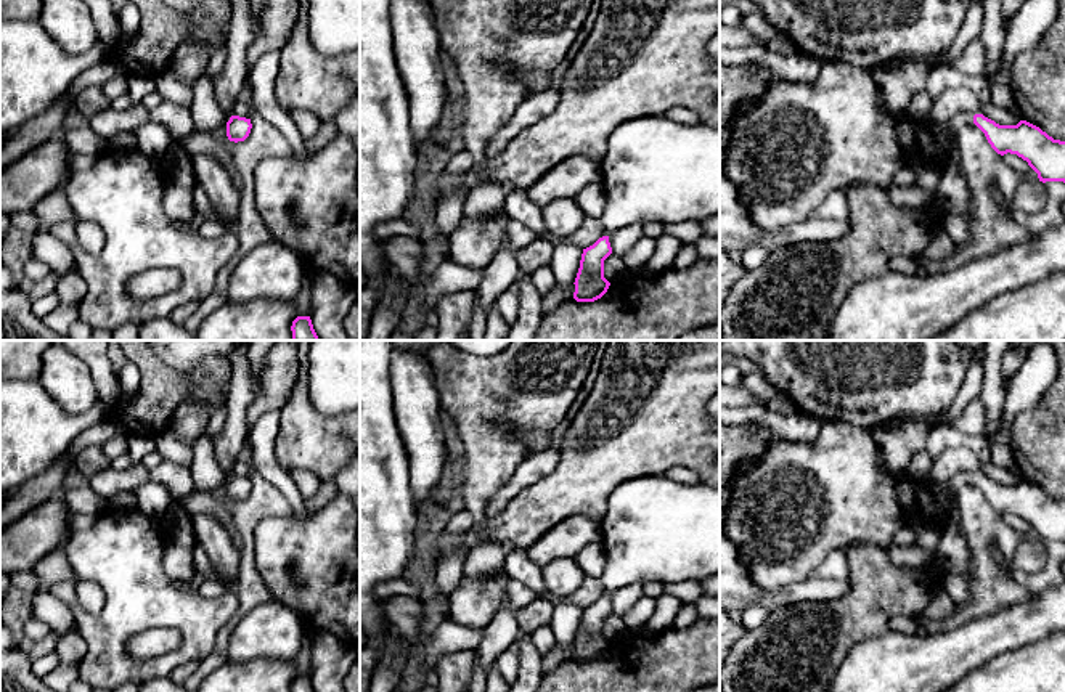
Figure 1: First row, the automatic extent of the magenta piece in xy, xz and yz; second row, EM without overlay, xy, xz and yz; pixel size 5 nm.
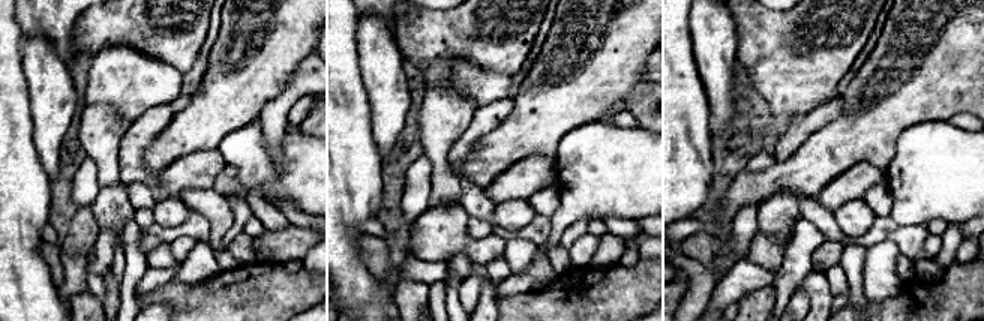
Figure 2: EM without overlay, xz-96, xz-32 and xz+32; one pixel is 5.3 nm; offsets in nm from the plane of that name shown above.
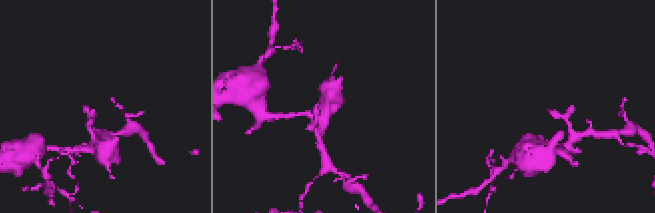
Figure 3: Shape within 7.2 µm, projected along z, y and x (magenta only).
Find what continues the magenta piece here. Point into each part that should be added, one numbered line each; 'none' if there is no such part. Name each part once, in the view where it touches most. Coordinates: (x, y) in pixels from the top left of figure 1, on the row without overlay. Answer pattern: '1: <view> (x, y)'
1: yz (918, 500)

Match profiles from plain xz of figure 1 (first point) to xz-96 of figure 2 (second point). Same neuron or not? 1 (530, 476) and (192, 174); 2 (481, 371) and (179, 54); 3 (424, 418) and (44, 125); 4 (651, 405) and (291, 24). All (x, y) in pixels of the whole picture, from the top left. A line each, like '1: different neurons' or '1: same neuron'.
1: same neuron
2: same neuron
3: same neuron
4: same neuron

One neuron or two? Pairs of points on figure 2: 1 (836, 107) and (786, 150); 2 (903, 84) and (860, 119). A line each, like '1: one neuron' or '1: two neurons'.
1: one neuron
2: one neuron

